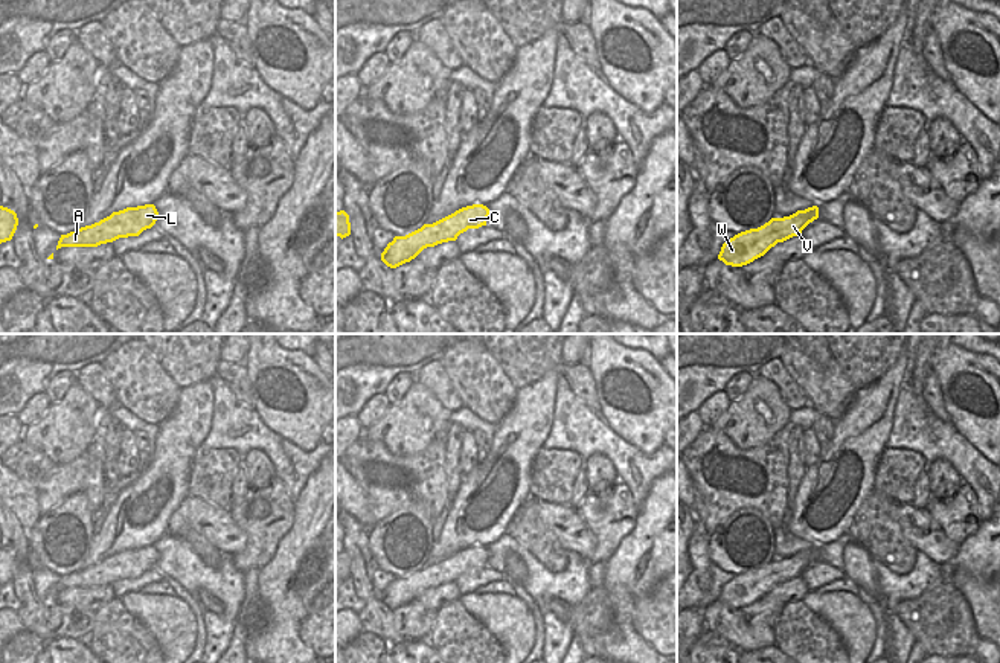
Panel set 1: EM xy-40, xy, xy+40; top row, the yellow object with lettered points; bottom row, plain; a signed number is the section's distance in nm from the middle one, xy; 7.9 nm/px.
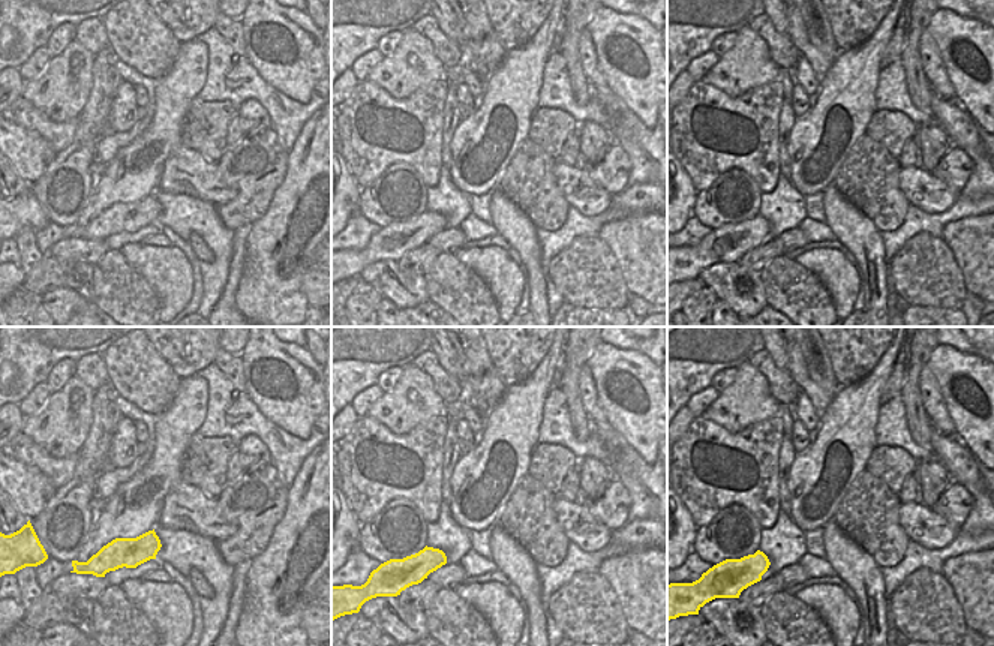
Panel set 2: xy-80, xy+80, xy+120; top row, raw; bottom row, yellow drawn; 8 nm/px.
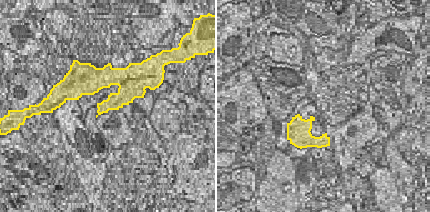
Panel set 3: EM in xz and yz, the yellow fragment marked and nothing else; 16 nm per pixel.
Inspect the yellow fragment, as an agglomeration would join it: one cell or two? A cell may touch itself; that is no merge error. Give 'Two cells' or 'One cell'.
One cell.

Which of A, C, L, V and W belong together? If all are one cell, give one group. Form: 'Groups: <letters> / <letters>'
Groups: A C L V W.

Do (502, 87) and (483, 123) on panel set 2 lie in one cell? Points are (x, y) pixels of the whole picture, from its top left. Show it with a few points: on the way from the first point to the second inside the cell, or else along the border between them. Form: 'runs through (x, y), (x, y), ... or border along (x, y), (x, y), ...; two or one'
runs through (502, 96), (488, 114); one

